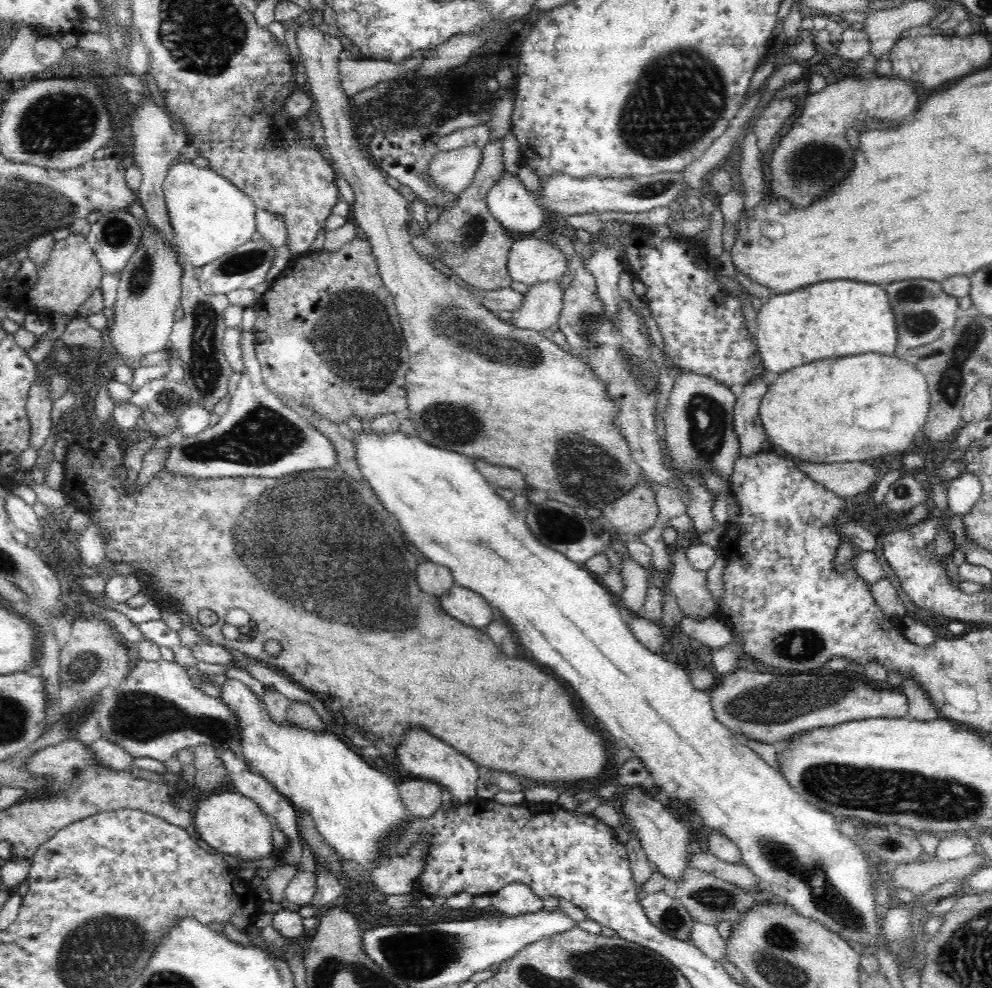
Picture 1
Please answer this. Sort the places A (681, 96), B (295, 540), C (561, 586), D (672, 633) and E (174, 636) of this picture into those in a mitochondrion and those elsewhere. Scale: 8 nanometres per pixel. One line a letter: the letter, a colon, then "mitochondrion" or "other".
A: mitochondrion
B: mitochondrion
C: other
D: other
E: other

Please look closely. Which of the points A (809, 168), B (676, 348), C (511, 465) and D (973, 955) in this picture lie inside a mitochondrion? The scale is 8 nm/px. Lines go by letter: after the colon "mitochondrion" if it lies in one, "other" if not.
A: mitochondrion
B: other
C: other
D: mitochondrion

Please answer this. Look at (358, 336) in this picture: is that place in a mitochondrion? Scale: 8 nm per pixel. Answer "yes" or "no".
yes

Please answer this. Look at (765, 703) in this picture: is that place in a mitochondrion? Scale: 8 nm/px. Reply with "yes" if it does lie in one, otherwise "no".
yes

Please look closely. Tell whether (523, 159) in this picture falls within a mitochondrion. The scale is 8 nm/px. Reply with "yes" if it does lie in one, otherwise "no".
no

